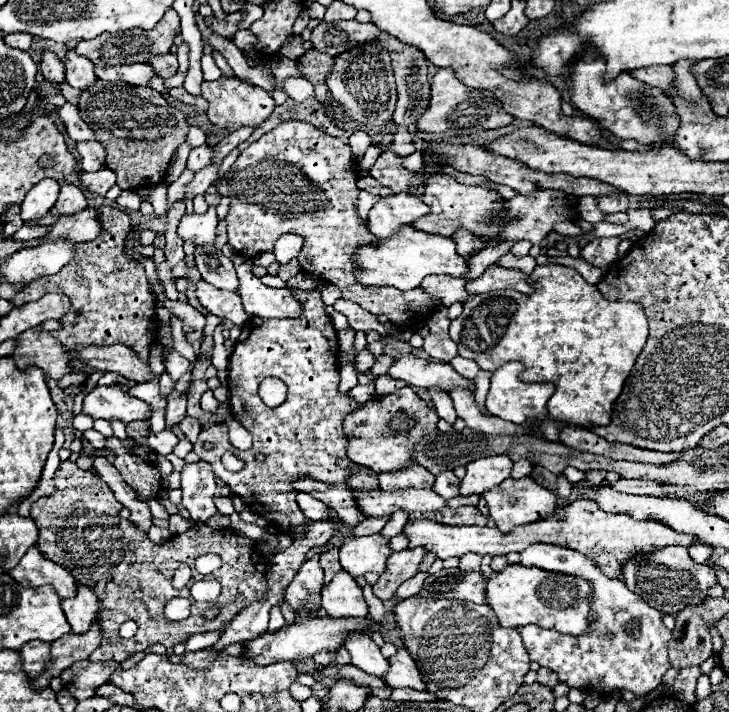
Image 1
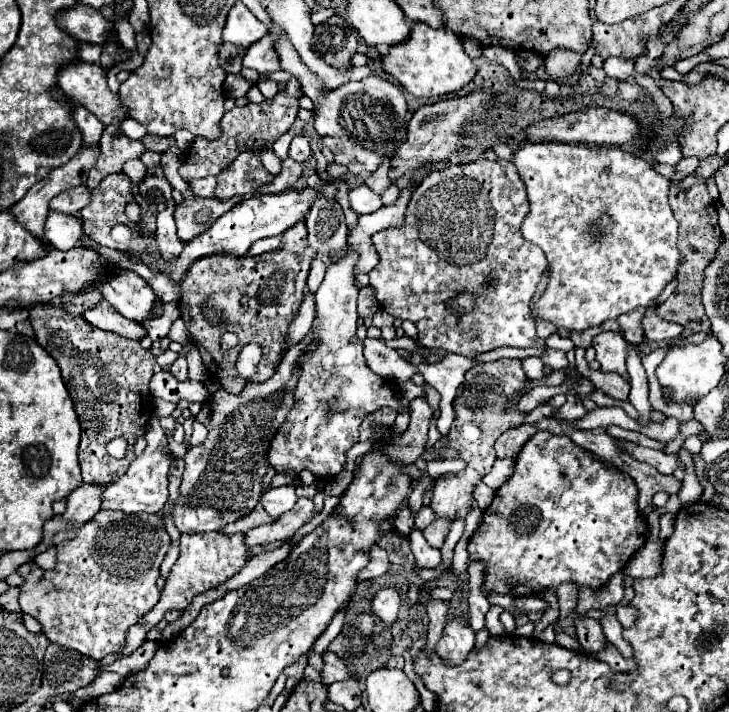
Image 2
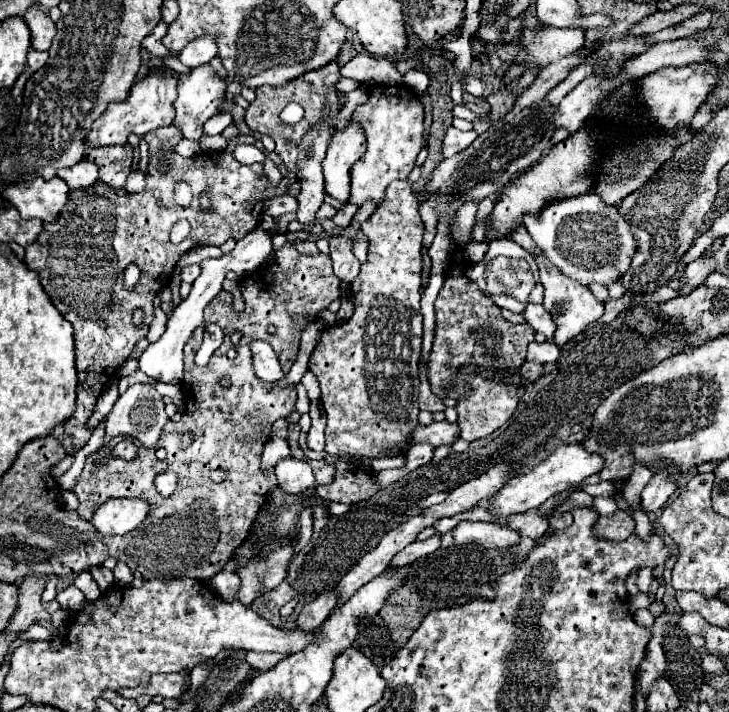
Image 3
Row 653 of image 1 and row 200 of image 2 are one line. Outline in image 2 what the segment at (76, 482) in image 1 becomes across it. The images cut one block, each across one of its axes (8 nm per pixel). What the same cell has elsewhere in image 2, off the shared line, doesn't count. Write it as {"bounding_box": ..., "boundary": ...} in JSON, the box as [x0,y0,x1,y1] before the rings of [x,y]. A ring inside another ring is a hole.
{"bounding_box":[80,174,134,246],"boundary":[[[126,174],[106,176],[92,194],[92,202],[80,212],[84,220],[84,234],[102,246],[112,246],[110,228],[116,222],[132,224],[126,216],[126,206],[134,200],[132,180]]]}

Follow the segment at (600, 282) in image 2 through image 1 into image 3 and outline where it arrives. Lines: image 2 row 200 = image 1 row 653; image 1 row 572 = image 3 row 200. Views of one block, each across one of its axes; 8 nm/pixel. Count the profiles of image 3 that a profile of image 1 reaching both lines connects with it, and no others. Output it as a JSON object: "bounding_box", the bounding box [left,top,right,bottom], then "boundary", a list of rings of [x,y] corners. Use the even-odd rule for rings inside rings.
{"bounding_box":[524,192,636,286],"boundary":[[[596,192],[554,202],[546,206],[540,216],[526,216],[524,224],[534,244],[548,256],[548,260],[560,268],[564,276],[580,280],[584,286],[590,286],[592,282],[602,286],[620,282],[636,252],[630,224],[620,216],[618,206],[604,204]]]}

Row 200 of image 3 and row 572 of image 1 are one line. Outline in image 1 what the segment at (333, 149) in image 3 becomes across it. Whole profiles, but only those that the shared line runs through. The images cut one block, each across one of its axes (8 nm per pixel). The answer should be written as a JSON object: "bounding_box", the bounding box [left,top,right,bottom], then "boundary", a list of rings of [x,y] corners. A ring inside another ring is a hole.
{"bounding_box":[322,570,368,618],"boundary":[[[340,570],[334,580],[322,590],[322,610],[332,618],[366,618],[368,606],[362,596],[362,588],[354,578]]]}

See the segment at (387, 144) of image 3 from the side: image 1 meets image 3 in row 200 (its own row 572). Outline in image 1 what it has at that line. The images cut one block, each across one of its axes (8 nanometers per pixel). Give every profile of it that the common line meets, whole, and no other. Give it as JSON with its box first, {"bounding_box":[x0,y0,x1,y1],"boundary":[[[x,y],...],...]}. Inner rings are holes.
{"bounding_box":[340,534,392,576],"boundary":[[[380,534],[346,538],[340,546],[340,564],[352,576],[364,576],[366,572],[380,574],[392,550],[388,548],[388,538]]]}

